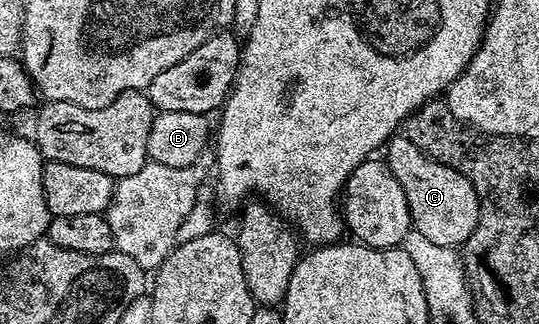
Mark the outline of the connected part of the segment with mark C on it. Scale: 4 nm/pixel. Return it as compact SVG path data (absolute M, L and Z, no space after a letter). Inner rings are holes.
M405 135L392 136L387 142L385 160L405 191L414 232L425 235L425 239L437 243L437 247L455 249L464 245L469 235L473 235L473 227L477 227L479 218L479 196L473 183L469 183L461 171L425 155L421 147Z

